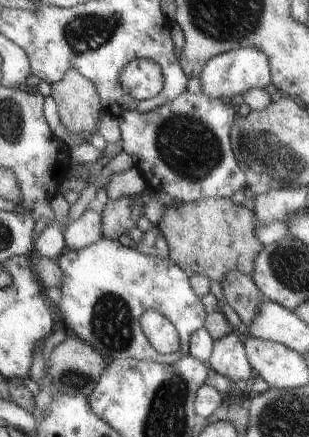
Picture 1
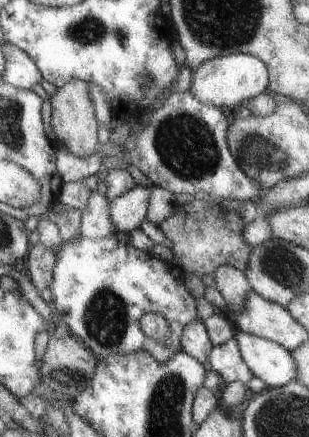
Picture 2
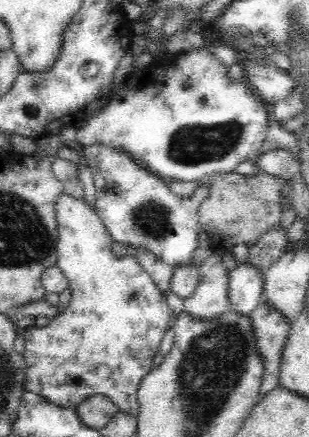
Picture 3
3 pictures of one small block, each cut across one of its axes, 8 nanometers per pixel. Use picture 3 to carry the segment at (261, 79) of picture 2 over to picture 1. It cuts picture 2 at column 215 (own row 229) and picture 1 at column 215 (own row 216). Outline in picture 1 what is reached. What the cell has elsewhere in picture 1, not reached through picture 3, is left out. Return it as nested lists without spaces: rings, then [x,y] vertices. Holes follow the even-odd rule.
[[[239,46],[235,50],[217,54],[209,62],[205,62],[203,70],[199,72],[199,82],[201,82],[201,94],[205,98],[231,100],[231,96],[235,96],[235,94],[241,96],[241,94],[245,94],[245,90],[271,88],[271,72],[269,72],[267,58],[261,50],[257,50],[253,46]]]

